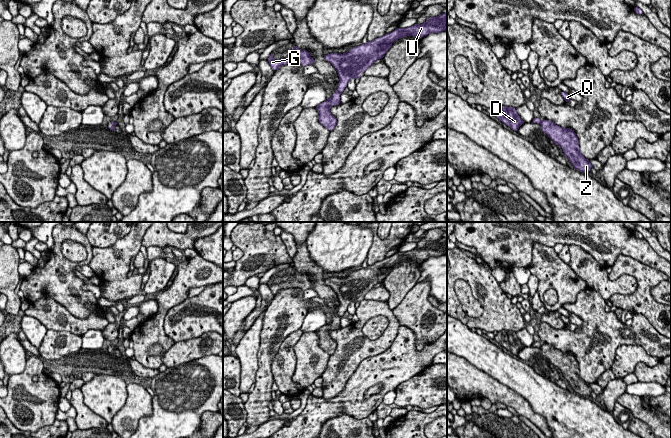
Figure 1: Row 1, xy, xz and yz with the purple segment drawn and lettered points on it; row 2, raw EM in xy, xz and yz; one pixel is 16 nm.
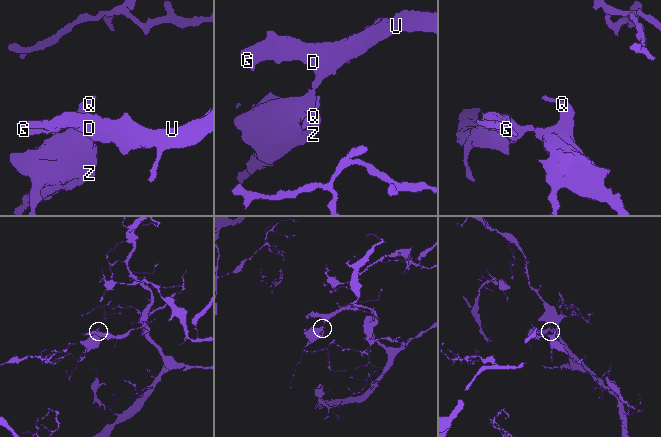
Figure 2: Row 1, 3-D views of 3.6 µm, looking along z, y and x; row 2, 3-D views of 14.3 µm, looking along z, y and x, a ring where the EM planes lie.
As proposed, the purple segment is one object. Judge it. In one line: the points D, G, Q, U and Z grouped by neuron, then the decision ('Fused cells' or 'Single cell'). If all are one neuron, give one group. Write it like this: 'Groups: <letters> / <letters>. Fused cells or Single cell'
Groups: D G U / Q Z. Fused cells

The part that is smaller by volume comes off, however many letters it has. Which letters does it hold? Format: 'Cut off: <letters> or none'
Cut off: Q, Z

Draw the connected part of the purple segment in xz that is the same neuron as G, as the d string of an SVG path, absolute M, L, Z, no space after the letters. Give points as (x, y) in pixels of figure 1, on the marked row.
M296 45L293 48L293 57L289 59L273 59L273 53L269 55L267 58L271 68L276 71L279 69L280 66L294 63L294 64L301 64L303 67L307 65L311 65L314 62L314 59L310 56L310 53L307 50L300 50Z

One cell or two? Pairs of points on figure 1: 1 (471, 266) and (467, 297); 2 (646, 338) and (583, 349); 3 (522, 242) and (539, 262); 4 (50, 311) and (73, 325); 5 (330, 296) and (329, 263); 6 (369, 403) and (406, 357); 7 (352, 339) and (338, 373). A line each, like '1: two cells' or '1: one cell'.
1: two cells
2: one cell
3: two cells
4: one cell
5: two cells
6: one cell
7: one cell

